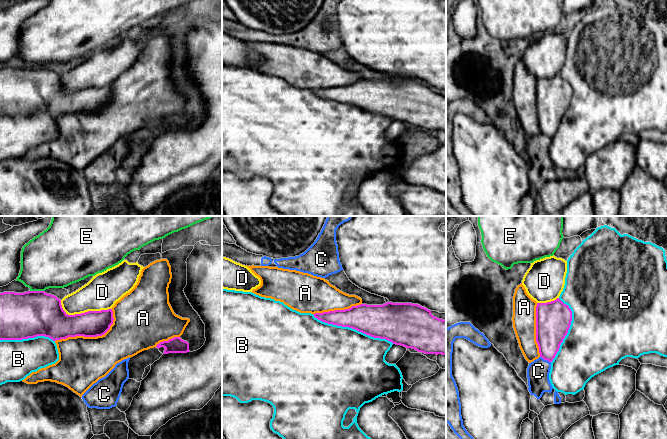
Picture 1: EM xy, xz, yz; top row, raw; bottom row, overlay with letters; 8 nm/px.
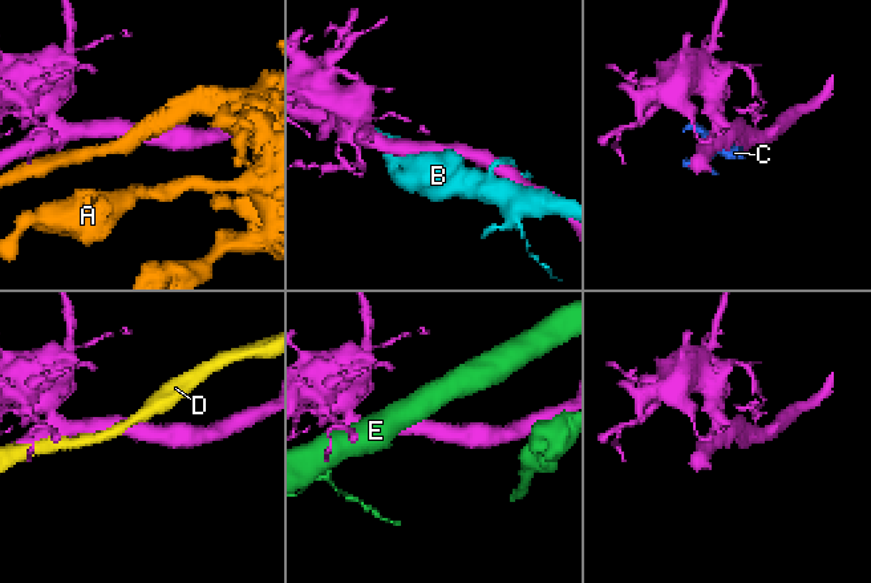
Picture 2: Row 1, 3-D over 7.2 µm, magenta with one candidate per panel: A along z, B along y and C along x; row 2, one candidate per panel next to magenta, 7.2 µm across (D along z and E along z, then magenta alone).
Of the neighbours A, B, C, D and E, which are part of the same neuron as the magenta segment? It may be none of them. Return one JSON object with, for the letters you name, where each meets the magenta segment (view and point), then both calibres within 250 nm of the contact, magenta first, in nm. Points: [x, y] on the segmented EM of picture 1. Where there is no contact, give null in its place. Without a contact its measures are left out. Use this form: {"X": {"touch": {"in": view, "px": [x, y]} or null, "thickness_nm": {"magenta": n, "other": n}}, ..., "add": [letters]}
{"add": []}

